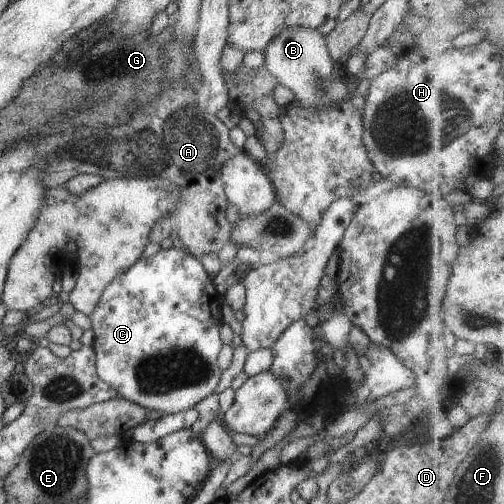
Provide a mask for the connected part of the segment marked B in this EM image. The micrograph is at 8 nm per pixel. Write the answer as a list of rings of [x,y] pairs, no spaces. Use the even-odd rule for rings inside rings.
[[[288,27],[265,48],[265,67],[295,94],[295,102],[304,108],[322,108],[348,98],[347,80],[336,74],[336,63],[330,56],[325,35],[318,29]]]

